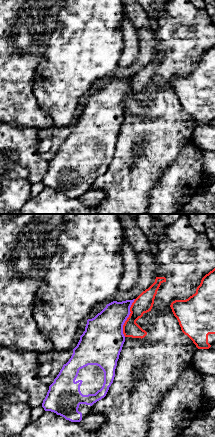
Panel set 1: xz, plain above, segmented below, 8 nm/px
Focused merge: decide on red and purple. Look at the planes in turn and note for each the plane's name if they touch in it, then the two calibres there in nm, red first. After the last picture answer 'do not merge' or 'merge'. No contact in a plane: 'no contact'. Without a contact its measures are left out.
contact in xz; calibres 150 and 320 nm

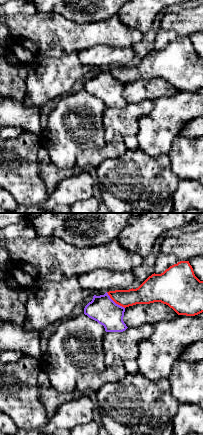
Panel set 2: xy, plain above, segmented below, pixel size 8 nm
contact in xy; calibres 160 and 220 nm

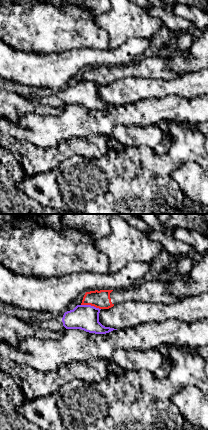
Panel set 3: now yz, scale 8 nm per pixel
contact in yz; calibres 150 and 200 nm

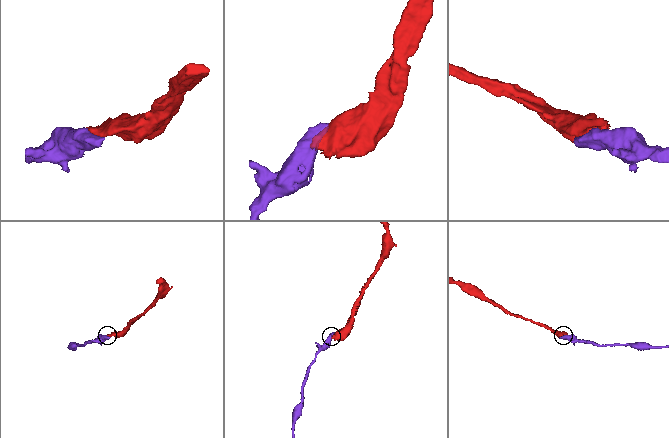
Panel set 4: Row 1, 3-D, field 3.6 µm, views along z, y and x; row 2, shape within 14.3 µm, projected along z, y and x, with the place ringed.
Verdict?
do not merge

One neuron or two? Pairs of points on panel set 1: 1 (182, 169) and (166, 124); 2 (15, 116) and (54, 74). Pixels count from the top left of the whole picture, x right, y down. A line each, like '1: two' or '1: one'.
1: two
2: two

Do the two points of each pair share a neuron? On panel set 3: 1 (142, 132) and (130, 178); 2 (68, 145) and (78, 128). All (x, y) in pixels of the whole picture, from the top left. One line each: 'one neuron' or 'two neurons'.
1: two neurons
2: two neurons

